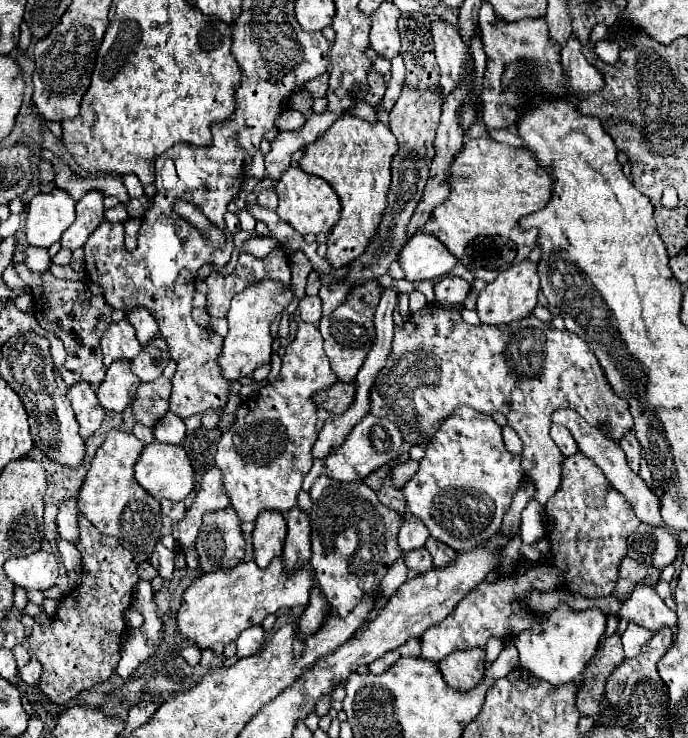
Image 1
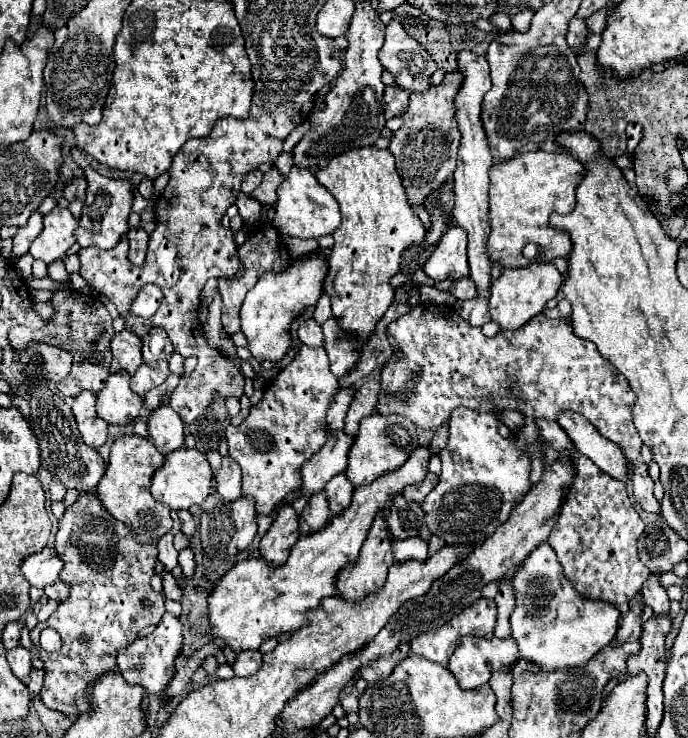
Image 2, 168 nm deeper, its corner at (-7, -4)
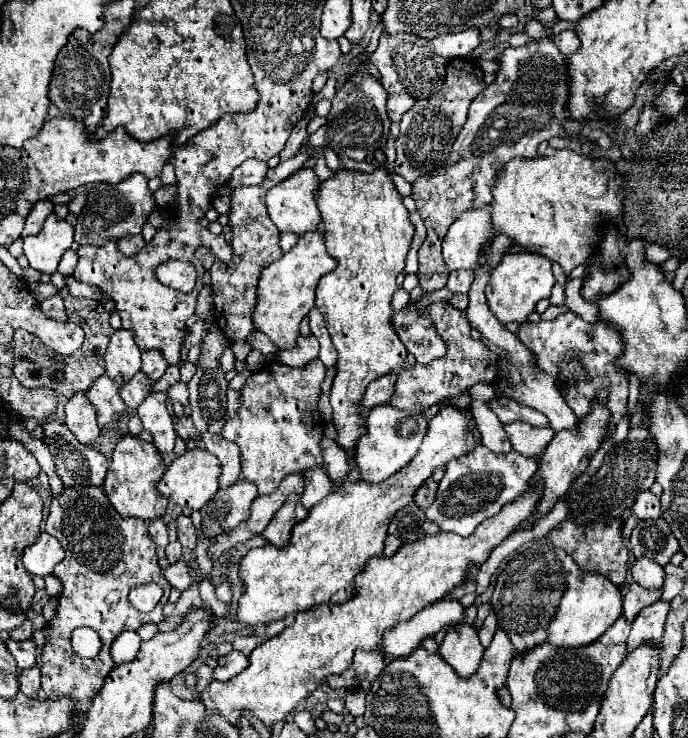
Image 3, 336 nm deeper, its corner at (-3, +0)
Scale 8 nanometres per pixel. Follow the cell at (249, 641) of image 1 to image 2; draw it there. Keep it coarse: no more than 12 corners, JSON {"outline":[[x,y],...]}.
{"outline":[[257,649],[239,651],[231,667],[237,677],[259,671]]}

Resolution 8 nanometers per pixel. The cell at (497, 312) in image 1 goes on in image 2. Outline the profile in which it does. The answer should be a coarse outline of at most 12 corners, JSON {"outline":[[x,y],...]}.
{"outline":[[553,263],[503,269],[491,319],[519,329],[557,295]]}

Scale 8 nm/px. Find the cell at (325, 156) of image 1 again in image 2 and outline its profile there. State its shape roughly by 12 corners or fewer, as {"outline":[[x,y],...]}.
{"outline":[[389,149],[333,157],[325,293],[367,343],[425,241]]}

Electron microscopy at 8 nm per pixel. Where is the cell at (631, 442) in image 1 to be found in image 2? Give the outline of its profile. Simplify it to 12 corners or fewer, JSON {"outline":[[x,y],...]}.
{"outline":[[647,465],[633,473],[633,495],[643,511],[659,515]]}

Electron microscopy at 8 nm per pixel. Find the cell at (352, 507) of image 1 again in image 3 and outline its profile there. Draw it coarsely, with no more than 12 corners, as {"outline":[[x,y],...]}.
{"outline":[[323,437],[323,469],[335,485],[351,469],[347,453]]}

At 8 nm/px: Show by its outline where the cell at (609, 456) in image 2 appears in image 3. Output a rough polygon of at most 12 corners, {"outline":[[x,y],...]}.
{"outline":[[483,245],[467,319],[501,359],[499,393],[541,411],[553,431],[577,431],[551,375],[487,307]]}

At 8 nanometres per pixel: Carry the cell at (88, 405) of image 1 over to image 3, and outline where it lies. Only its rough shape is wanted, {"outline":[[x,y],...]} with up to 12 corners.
{"outline":[[85,393],[65,405],[65,425],[79,443],[101,435],[95,409]]}

